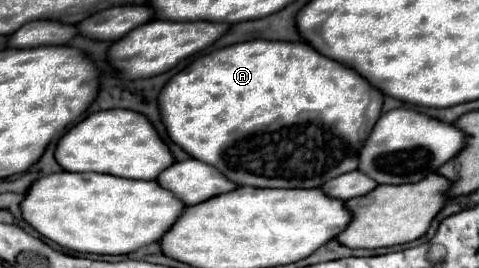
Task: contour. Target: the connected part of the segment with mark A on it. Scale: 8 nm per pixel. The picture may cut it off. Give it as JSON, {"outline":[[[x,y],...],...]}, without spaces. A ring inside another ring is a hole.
{"outline":[[[256,39],[256,41],[244,41],[244,43],[236,43],[236,45],[228,45],[216,51],[210,51],[206,55],[196,57],[186,69],[182,69],[180,73],[176,73],[160,91],[158,95],[158,107],[160,107],[160,115],[162,115],[162,123],[166,127],[168,137],[180,145],[190,157],[196,157],[198,161],[204,161],[208,165],[216,165],[216,169],[220,169],[220,173],[224,173],[224,177],[228,177],[230,181],[236,181],[238,185],[250,185],[250,187],[288,187],[288,189],[312,189],[312,187],[320,187],[326,181],[350,173],[358,167],[358,151],[364,143],[364,139],[368,139],[374,123],[380,117],[382,111],[382,93],[378,89],[374,89],[368,81],[364,81],[356,71],[344,67],[342,63],[328,59],[324,55],[320,55],[316,49],[312,49],[306,43],[286,43],[286,41],[264,41],[264,39]]]}

